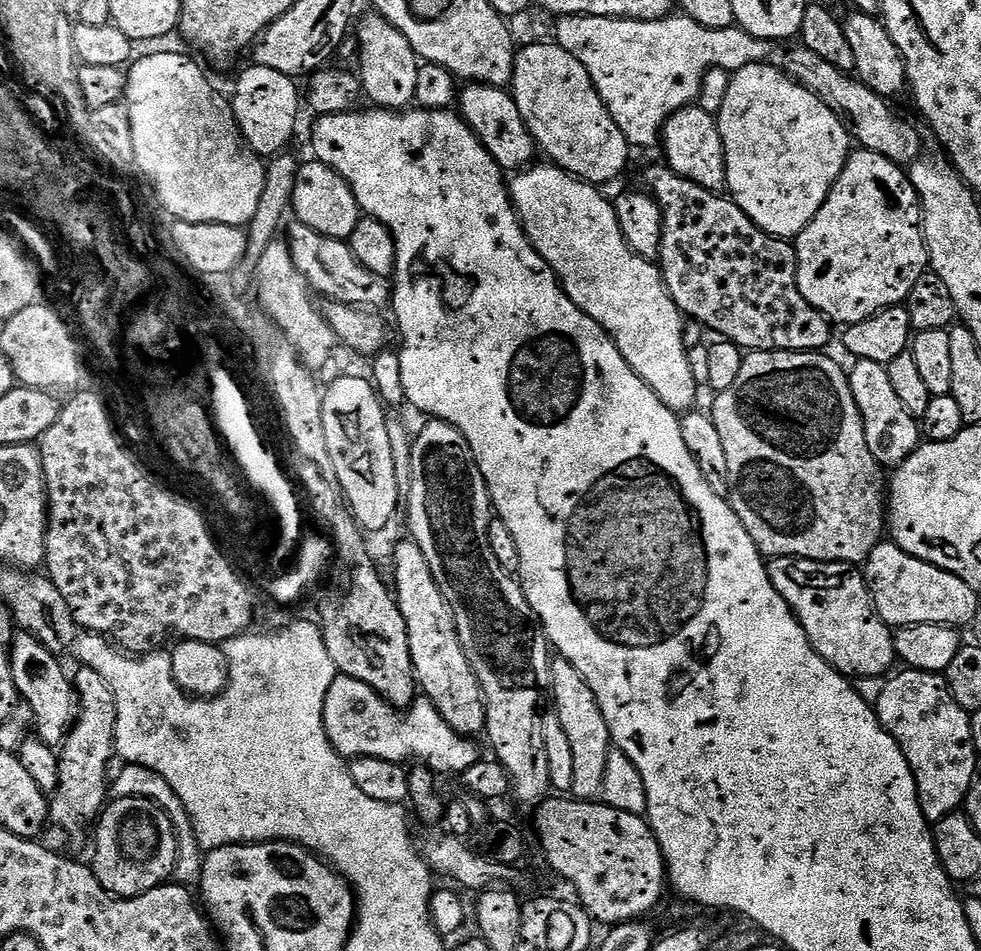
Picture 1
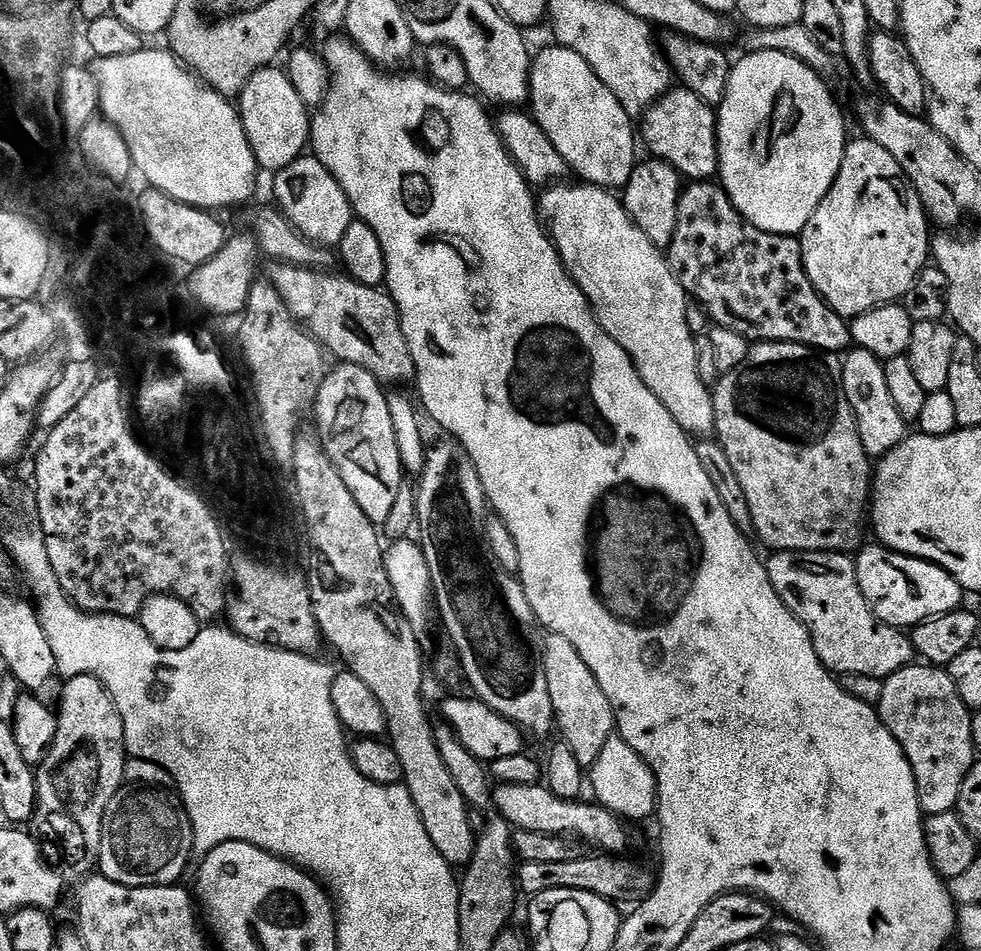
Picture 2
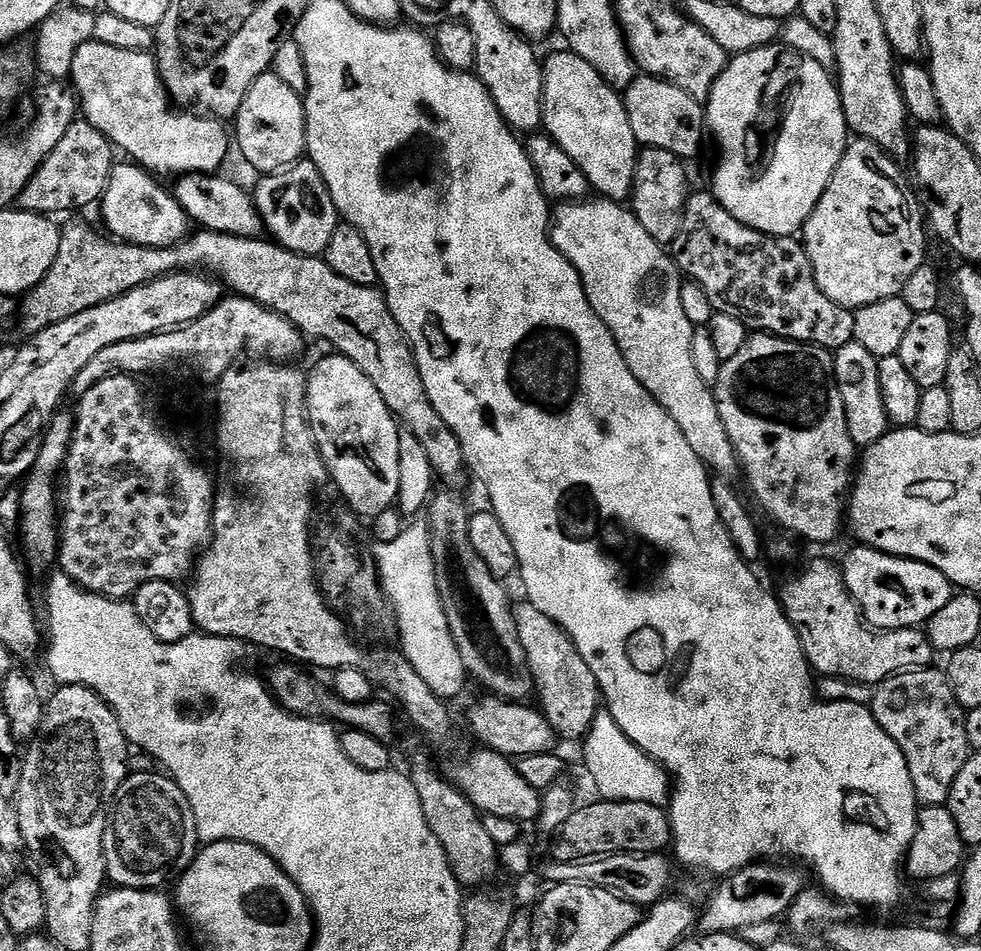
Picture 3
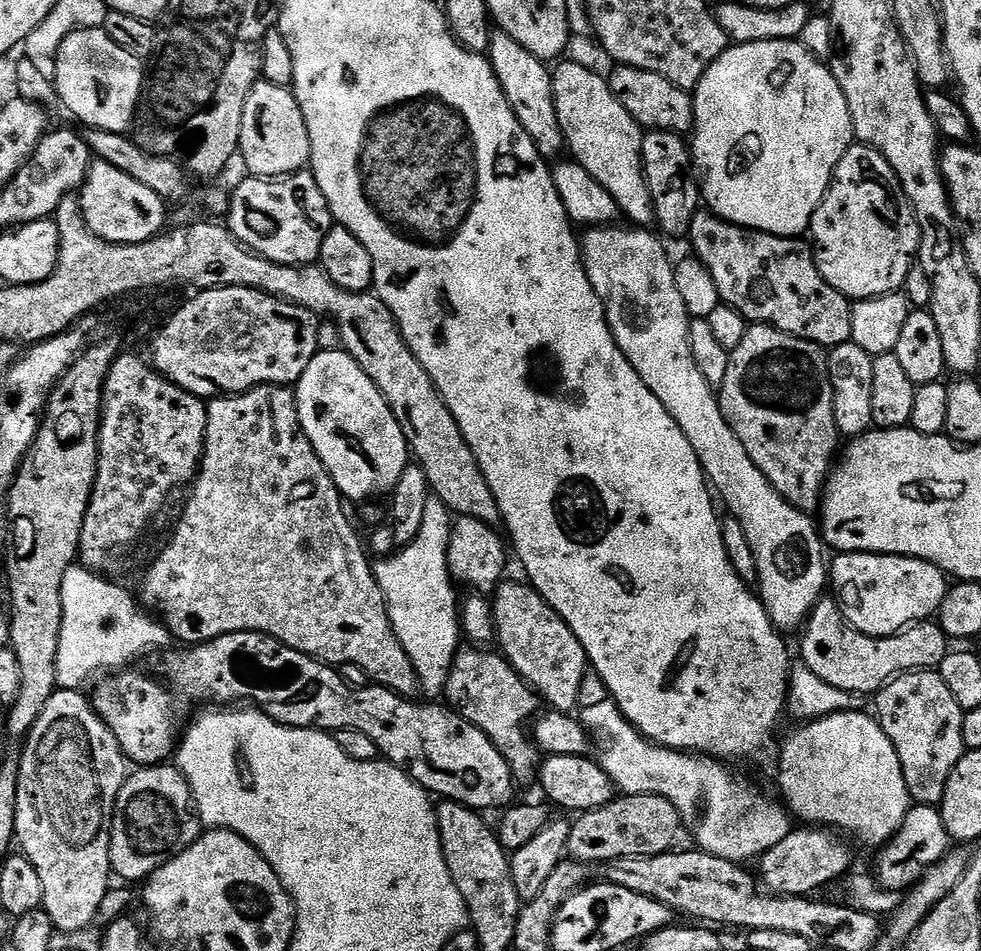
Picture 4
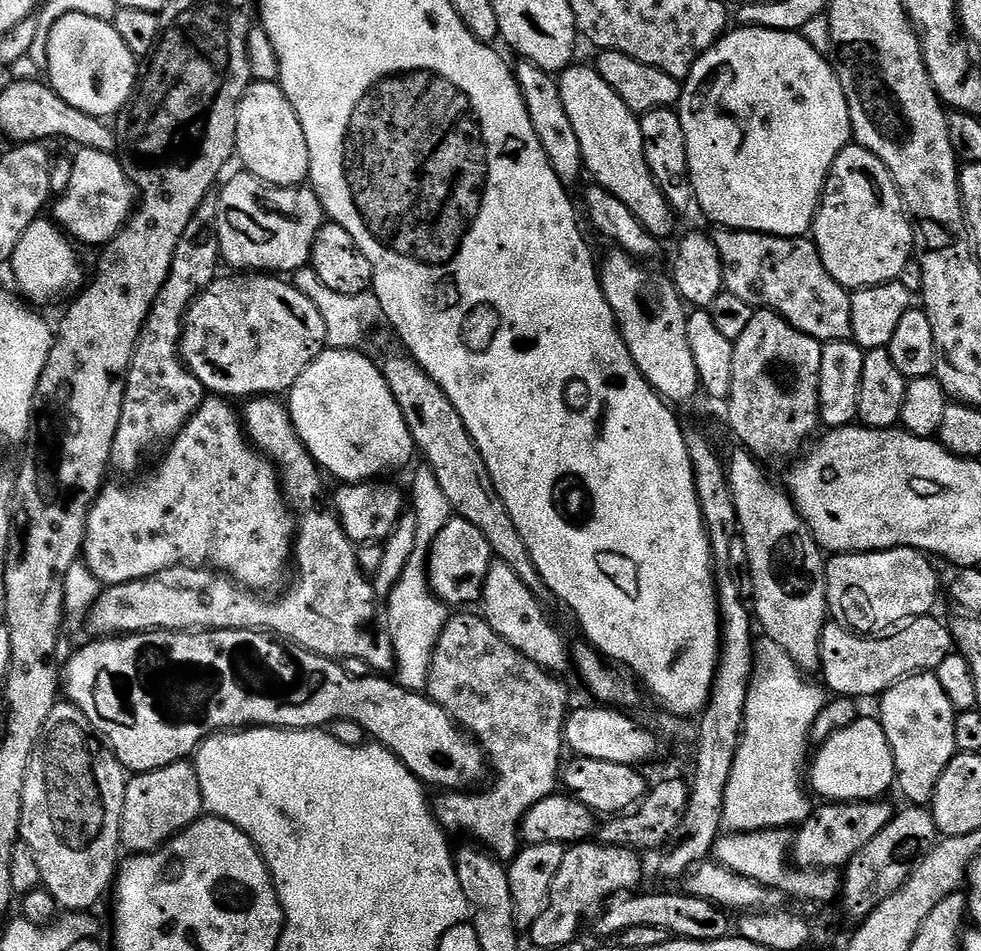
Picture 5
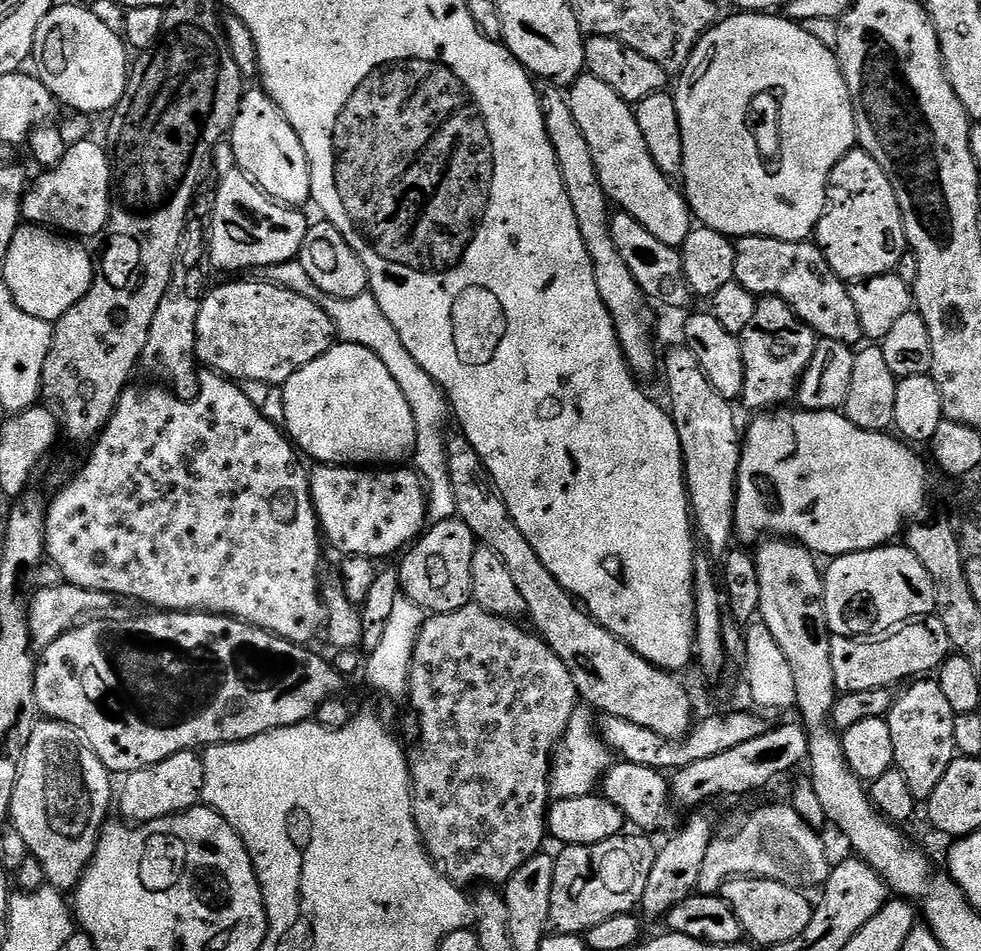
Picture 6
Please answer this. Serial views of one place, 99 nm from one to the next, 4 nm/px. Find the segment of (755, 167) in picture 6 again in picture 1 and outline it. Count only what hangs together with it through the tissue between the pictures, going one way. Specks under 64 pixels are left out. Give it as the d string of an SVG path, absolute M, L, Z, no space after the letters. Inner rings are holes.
M761 62L739 68L732 76L718 123L726 158L727 191L731 199L763 232L781 238L799 236L814 214L818 214L833 182L848 161L850 137L843 122L830 106L826 106L826 102L790 79L775 63Z

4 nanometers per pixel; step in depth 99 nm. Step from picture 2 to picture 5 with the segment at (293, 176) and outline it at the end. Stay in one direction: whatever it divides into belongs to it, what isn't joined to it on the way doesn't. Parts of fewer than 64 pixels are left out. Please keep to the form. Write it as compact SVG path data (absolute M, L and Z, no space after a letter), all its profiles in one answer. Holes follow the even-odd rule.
M237 172L237 176L229 175L223 181L224 189L222 184L218 192L220 201L216 219L216 241L220 243L223 263L229 264L232 267L229 269L232 270L255 270L260 274L294 274L311 261L312 243L320 227L326 223L326 213L320 199L308 186L274 188L257 180L248 172Z

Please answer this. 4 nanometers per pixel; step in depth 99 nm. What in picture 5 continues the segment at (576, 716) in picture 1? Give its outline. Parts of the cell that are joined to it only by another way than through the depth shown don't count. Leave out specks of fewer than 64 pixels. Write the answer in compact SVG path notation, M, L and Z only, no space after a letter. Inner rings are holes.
M493 559L484 583L482 597L482 615L486 623L492 627L494 634L506 638L518 654L530 658L538 666L553 674L564 674L570 668L570 644L564 641L564 636L552 625L548 612L543 608L541 597L535 596L526 582L506 566L506 562Z

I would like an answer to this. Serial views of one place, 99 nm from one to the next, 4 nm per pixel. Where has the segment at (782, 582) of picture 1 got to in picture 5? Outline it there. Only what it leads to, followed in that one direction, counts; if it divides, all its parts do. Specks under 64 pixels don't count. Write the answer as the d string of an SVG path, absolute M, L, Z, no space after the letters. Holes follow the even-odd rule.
M932 614L918 616L907 626L879 638L850 632L835 622L825 624L820 643L820 672L824 676L827 691L836 696L876 698L907 676L919 676L922 672L935 673L936 668L953 655L954 649L951 627L934 617Z

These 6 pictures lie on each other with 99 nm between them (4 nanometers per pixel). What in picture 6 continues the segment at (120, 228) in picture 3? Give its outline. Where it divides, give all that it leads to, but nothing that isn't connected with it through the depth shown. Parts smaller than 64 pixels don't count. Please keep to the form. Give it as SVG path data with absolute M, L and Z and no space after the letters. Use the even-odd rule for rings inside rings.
M95 139L80 140L77 144L68 145L68 153L64 155L61 164L41 171L40 177L27 185L27 192L23 200L23 219L30 224L38 224L60 234L67 234L72 238L84 236L99 237L107 229L108 215L112 209L112 161L103 147L94 142Z

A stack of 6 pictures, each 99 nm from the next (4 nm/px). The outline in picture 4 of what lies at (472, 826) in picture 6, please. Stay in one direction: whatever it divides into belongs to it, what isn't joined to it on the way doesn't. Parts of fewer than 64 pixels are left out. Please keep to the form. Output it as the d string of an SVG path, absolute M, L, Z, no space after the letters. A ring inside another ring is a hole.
M480 646L468 647L472 648L461 647L452 663L444 687L447 703L459 716L478 726L482 734L491 738L494 746L498 746L502 758L506 758L513 770L520 773L528 772L532 767L535 769L541 763L542 756L529 729L527 732L524 727L527 726L528 719L530 724L533 717L541 711L540 697L536 695L535 688L513 670L499 651L484 652L488 650Z

